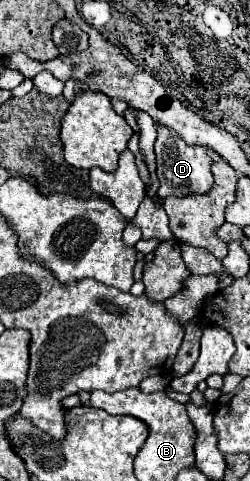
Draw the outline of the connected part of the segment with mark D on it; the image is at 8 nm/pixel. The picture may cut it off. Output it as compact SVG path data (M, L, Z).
M156 123L156 173L160 179L160 191L158 197L168 197L168 195L188 195L188 193L208 193L206 189L212 187L212 175L210 175L210 155L208 149L202 145L188 145L186 141L182 141L182 137L178 137L176 131L162 127L160 123Z

